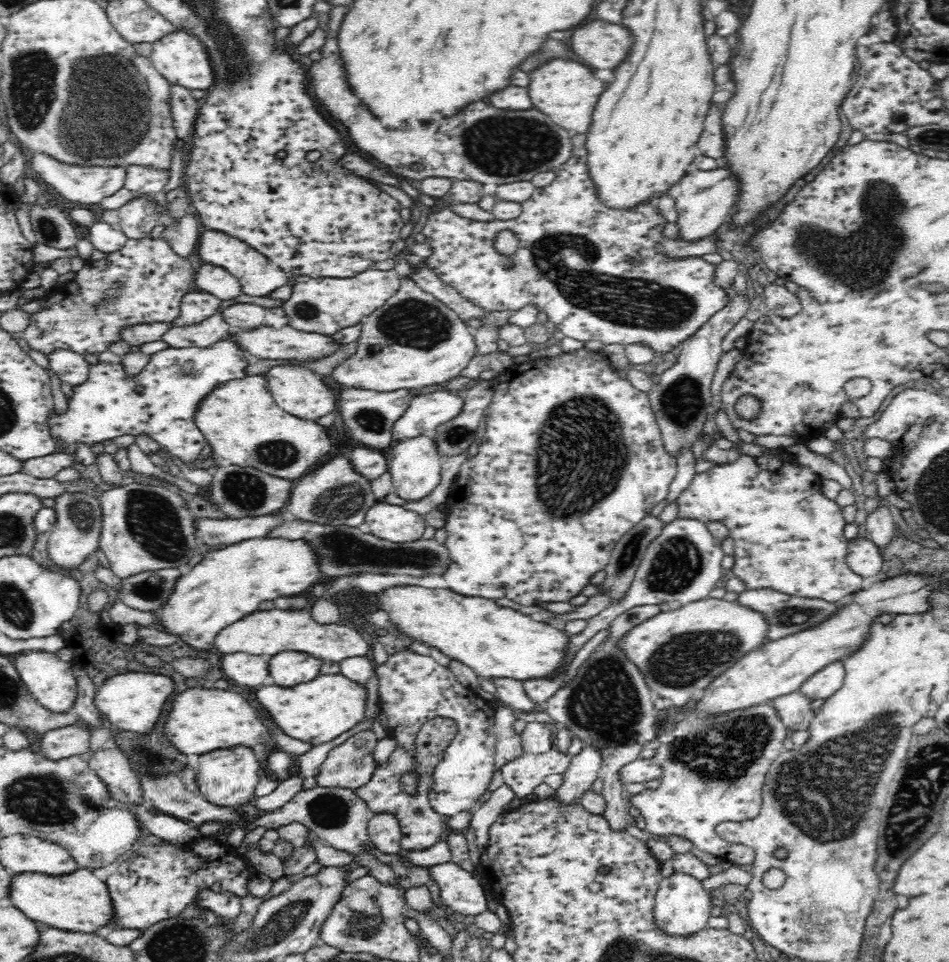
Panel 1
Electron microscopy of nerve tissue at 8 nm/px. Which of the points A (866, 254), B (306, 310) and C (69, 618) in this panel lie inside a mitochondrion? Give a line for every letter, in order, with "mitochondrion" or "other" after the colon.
A: mitochondrion
B: mitochondrion
C: other

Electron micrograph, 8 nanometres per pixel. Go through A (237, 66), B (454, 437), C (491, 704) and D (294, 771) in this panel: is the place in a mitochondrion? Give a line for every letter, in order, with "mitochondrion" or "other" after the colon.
A: mitochondrion
B: mitochondrion
C: other
D: other

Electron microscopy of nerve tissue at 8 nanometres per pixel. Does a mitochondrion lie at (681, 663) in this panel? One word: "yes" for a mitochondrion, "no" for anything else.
yes

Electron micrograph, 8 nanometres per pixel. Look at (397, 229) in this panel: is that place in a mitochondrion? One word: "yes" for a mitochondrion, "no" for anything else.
no

